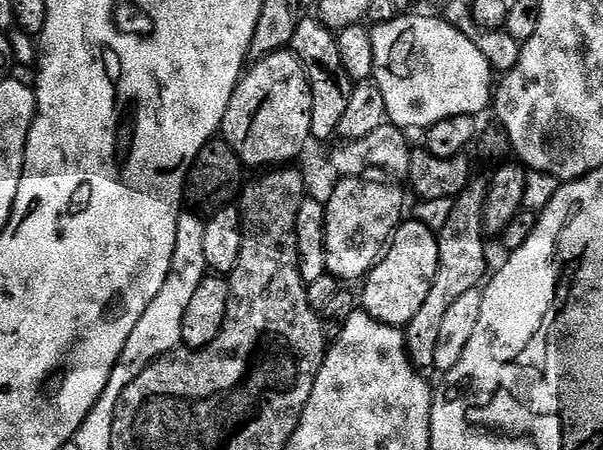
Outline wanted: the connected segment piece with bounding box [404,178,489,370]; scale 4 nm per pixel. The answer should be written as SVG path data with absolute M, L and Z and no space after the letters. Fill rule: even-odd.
M479 178L469 180L452 201L450 218L446 218L446 226L438 230L438 270L434 274L434 282L430 286L430 294L426 294L426 302L422 302L418 314L406 325L404 341L408 347L408 358L417 369L432 368L434 349L438 346L438 333L442 330L442 322L446 314L466 290L477 287L485 279L488 268L488 256L484 253L484 203L488 197L488 184ZM484 271L485 276L484 276ZM481 279L481 280L480 280ZM480 280L480 281L479 281Z

